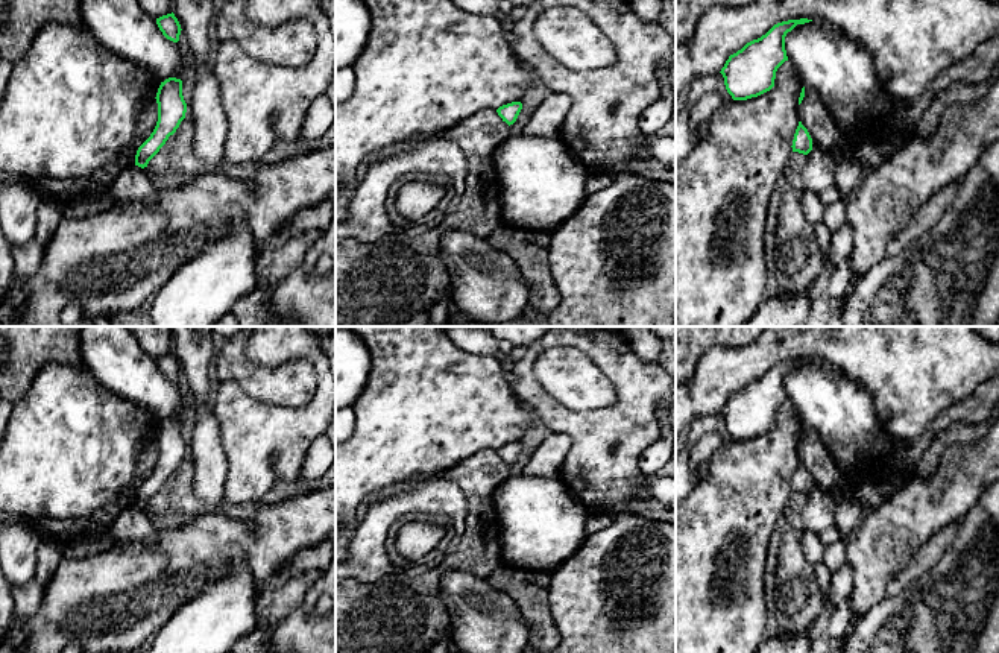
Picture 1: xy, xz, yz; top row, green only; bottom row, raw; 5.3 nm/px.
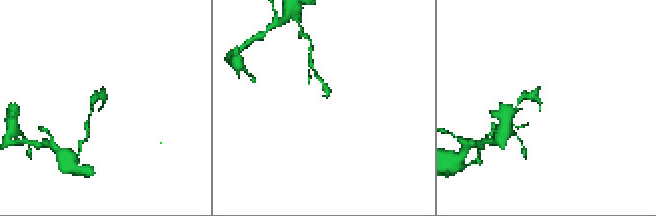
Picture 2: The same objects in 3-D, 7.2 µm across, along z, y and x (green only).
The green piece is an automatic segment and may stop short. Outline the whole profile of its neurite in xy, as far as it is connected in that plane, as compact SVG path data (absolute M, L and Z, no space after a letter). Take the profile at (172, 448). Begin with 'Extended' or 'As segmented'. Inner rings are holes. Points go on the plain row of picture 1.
As segmented. M169 418L161 422L155 439L158 443L156 466L135 495L135 506L141 509L147 507L149 501L159 492L169 477L176 472L187 453L181 419Z

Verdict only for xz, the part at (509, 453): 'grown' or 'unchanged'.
unchanged

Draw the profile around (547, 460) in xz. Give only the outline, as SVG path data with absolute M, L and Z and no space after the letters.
M560 433L548 434L524 466L522 475L560 478L560 469L571 446L571 439Z

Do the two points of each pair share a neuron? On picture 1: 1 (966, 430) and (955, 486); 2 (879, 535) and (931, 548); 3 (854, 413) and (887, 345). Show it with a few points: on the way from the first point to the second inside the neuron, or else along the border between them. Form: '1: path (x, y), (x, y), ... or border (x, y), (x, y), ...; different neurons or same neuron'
1: border (983, 436), (972, 444), (951, 444), (935, 466); different neurons
2: border (949, 524), (939, 529), (898, 573); different neurons
3: border (835, 368), (870, 397), (875, 416), (879, 421); different neurons

